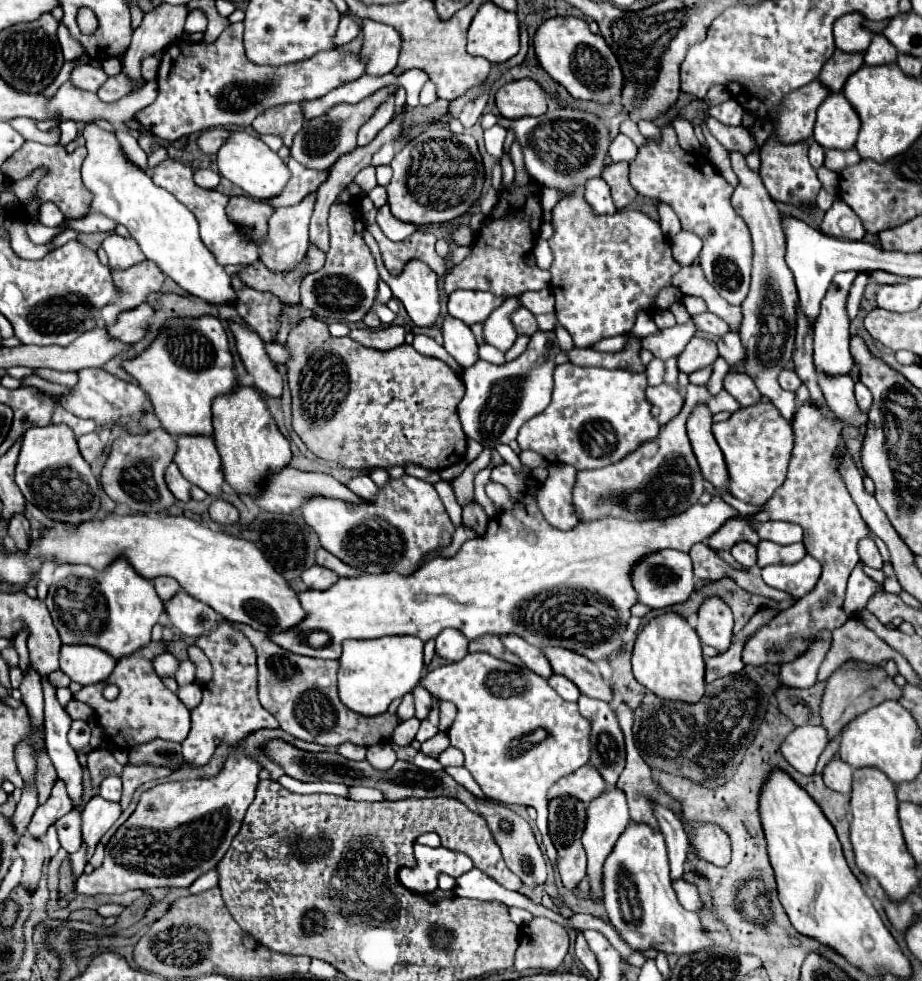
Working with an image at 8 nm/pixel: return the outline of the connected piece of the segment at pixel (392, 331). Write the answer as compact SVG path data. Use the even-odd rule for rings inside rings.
M396 324L386 326L386 328L376 328L376 330L362 328L362 330L352 330L350 332L352 340L360 342L366 348L374 348L374 350L382 350L382 352L392 350L396 346L402 346L404 336L406 336L404 328L396 326Z

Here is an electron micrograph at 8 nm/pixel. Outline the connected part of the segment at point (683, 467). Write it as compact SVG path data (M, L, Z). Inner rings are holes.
M686 386L686 406L670 426L662 428L658 438L650 444L642 444L638 452L626 456L618 464L602 470L578 472L574 484L574 506L580 520L596 520L602 516L616 516L624 520L648 520L668 518L688 510L704 492L704 478L696 456L686 436L686 418L698 402L708 402L712 396L705 386Z

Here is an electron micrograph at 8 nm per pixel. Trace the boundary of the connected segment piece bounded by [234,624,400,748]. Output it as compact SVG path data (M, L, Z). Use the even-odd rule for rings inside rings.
M242 624L234 626L242 628L258 654L258 700L280 722L280 728L286 734L322 746L352 742L356 746L368 748L390 740L390 732L400 724L396 714L386 712L386 716L364 718L356 712L350 712L350 708L340 702L336 688L338 660L306 658L280 648L264 632L254 632L254 628L246 628Z

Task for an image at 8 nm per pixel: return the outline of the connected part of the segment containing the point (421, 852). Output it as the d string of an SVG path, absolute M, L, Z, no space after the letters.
M416 844L416 866L414 868L401 868L398 878L408 890L412 892L432 892L438 888L438 876L442 872L452 874L454 878L472 870L472 860L460 856L460 852L452 852L446 848L430 848Z

